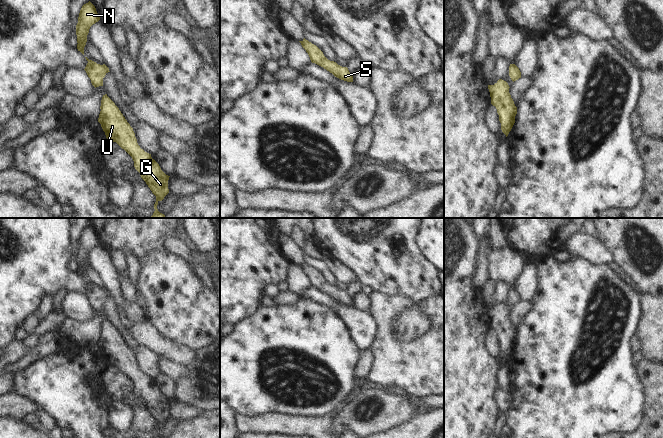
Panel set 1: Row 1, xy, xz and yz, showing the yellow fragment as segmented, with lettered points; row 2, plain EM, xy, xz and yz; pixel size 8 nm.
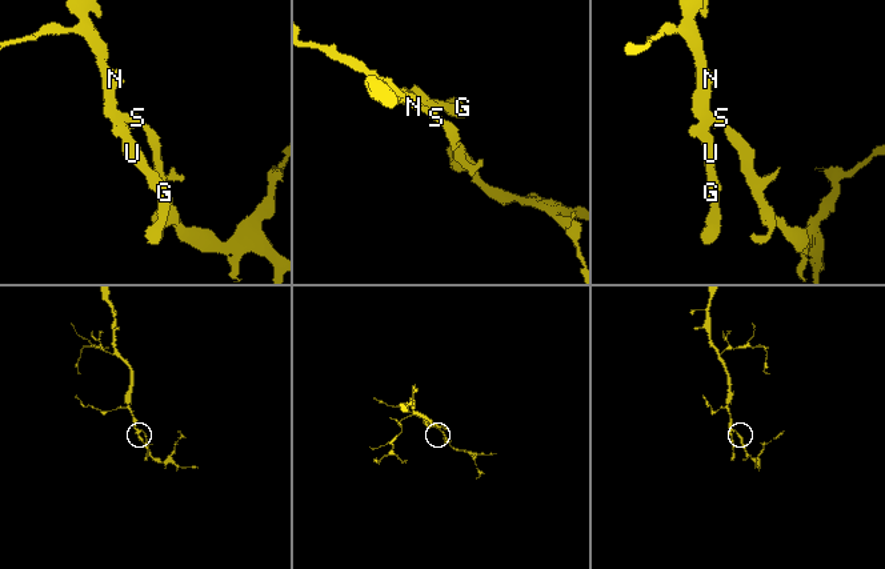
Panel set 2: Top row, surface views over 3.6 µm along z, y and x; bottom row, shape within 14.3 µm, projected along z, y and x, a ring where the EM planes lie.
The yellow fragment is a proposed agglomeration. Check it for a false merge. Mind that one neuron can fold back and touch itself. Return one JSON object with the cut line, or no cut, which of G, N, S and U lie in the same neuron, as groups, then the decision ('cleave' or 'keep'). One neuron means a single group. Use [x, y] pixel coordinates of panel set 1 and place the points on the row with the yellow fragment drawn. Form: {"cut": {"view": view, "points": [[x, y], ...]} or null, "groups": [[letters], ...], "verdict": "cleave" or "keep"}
{"cut": null, "groups": [["G", "N", "S", "U"]], "verdict": "keep"}

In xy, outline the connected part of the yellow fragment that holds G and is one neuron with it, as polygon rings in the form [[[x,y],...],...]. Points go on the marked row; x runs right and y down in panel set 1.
[[[107,94],[102,97],[100,109],[98,122],[105,132],[107,141],[116,142],[132,157],[135,169],[156,196],[155,211],[151,218],[165,218],[165,215],[158,211],[157,205],[169,193],[168,180],[170,176],[161,170],[151,154],[140,148],[133,128]]]

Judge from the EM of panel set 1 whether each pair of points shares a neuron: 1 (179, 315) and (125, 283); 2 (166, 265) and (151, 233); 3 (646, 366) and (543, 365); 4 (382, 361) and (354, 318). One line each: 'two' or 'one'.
1: two
2: two
3: two
4: two

